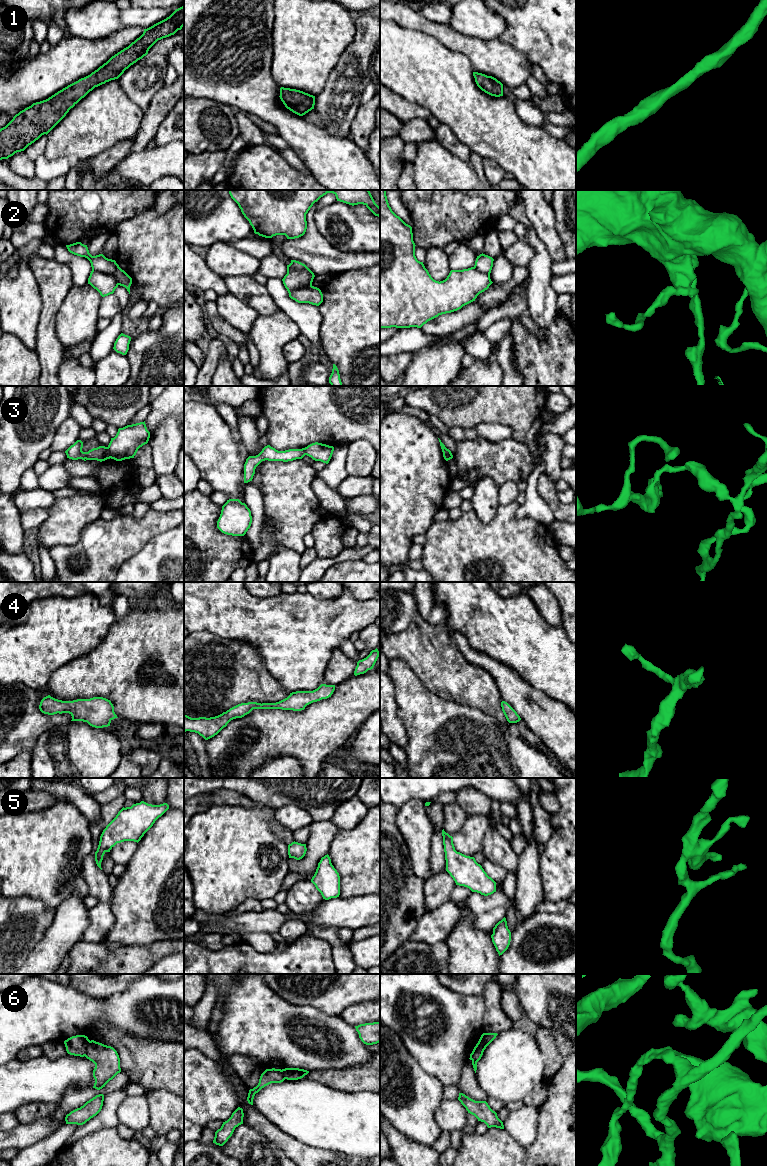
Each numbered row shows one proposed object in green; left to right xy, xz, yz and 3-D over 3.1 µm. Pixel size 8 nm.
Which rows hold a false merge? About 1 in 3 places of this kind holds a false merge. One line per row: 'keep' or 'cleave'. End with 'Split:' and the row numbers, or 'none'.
1: keep
2: cleave
3: cleave
4: keep
5: keep
6: cleave
Split: 2, 3, 6

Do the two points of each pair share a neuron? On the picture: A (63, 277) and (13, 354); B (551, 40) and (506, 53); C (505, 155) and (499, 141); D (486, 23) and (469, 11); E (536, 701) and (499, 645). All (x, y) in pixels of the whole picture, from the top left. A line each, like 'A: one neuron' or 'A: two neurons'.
A: two neurons
B: two neurons
C: one neuron
D: one neuron
E: two neurons

